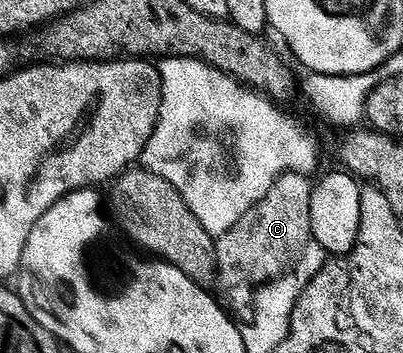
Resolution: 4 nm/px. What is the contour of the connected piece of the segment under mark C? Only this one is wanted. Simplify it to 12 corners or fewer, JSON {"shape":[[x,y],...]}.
{"shape":[[284,173],[216,241],[216,293],[249,314],[310,245],[314,185]]}

